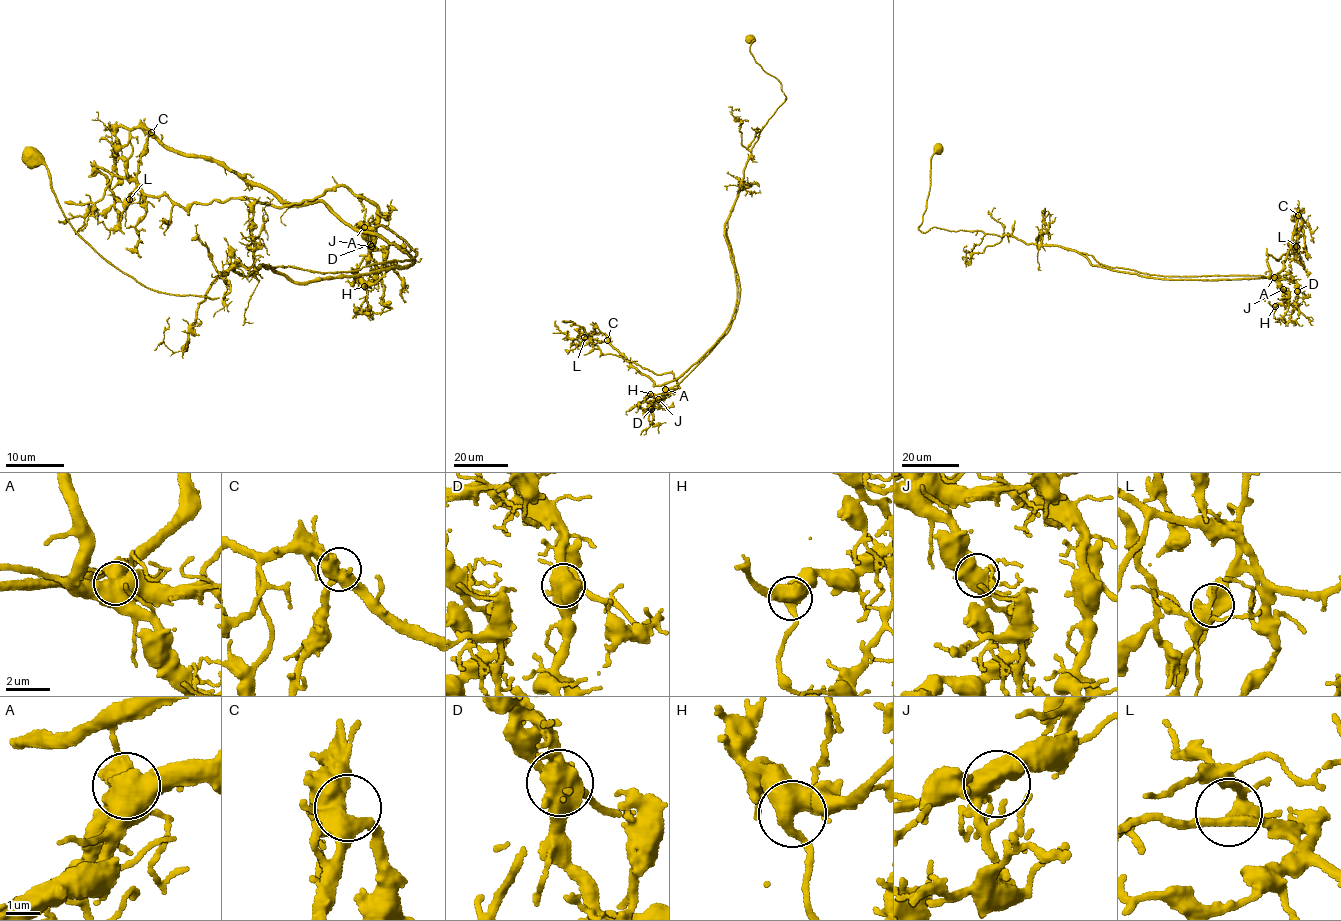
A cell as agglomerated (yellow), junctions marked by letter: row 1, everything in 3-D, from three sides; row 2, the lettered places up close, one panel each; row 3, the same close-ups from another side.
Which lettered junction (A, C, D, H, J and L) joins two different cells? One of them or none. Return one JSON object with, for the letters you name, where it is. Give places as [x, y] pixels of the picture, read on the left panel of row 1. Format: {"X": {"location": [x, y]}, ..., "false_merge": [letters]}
{"A": {"location": [364, 227]}, "false_merge": ["A"]}

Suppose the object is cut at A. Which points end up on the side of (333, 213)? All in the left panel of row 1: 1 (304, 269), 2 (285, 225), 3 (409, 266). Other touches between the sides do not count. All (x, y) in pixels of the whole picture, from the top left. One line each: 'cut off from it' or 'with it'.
1: cut off from it
2: with it
3: with it

